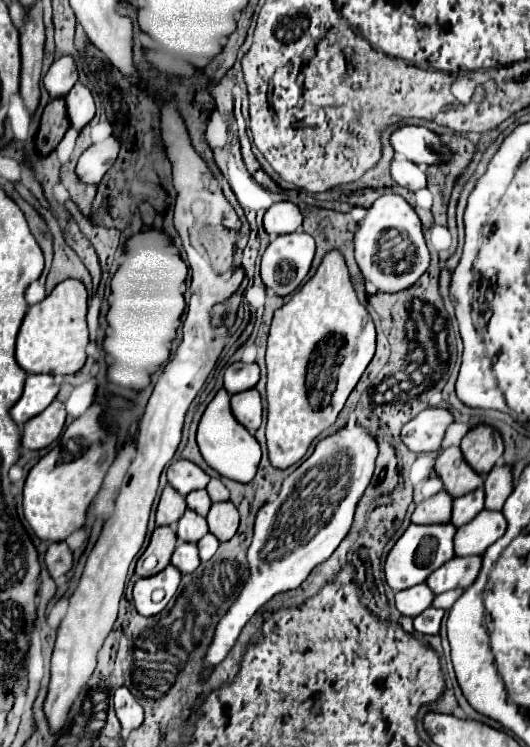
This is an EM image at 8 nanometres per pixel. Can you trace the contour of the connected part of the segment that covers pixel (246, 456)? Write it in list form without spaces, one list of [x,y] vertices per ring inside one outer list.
[[[221,389],[215,395],[215,399],[207,405],[207,409],[199,421],[197,443],[199,443],[201,455],[207,461],[207,465],[213,467],[221,477],[227,477],[227,479],[233,479],[239,483],[247,483],[257,473],[257,465],[261,459],[261,447],[259,447],[257,439],[243,425],[239,425],[239,421],[235,421],[229,399],[231,397],[225,393],[225,389]]]

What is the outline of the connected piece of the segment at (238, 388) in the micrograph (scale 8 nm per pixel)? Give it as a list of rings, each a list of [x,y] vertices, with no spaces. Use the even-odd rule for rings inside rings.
[[[233,363],[225,369],[225,389],[229,395],[247,391],[255,387],[259,381],[259,365],[257,363]]]

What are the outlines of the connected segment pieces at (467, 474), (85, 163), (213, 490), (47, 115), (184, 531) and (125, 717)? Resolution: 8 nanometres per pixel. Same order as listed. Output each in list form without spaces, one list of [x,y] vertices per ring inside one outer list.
[[[459,447],[443,449],[437,457],[435,471],[451,497],[461,497],[477,487],[483,487],[483,477],[467,465]]]
[[[109,137],[101,143],[91,145],[77,163],[77,175],[85,183],[101,183],[107,169],[115,163],[121,149],[119,137]]]
[[[211,479],[209,485],[207,485],[207,493],[211,497],[211,501],[229,501],[229,491],[227,487],[219,481],[219,479]]]
[[[57,97],[51,99],[43,111],[41,117],[41,127],[39,127],[39,135],[37,135],[37,153],[39,155],[47,155],[51,153],[59,141],[63,139],[65,131],[69,129],[69,121],[67,121],[67,107],[65,107],[65,99]]]
[[[187,509],[183,513],[183,517],[179,519],[179,523],[177,523],[177,537],[181,541],[197,543],[207,531],[209,531],[207,521],[201,515],[197,515],[195,511],[191,511],[191,509]]]
[[[125,685],[115,691],[113,701],[115,701],[115,711],[123,731],[133,731],[143,723],[143,707],[135,701],[135,697]]]

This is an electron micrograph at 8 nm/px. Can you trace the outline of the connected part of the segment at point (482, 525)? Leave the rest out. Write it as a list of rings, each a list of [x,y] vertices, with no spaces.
[[[483,511],[475,517],[475,521],[469,521],[467,525],[459,527],[455,533],[455,555],[465,557],[465,555],[483,555],[489,545],[493,545],[507,529],[507,521],[501,511]]]

